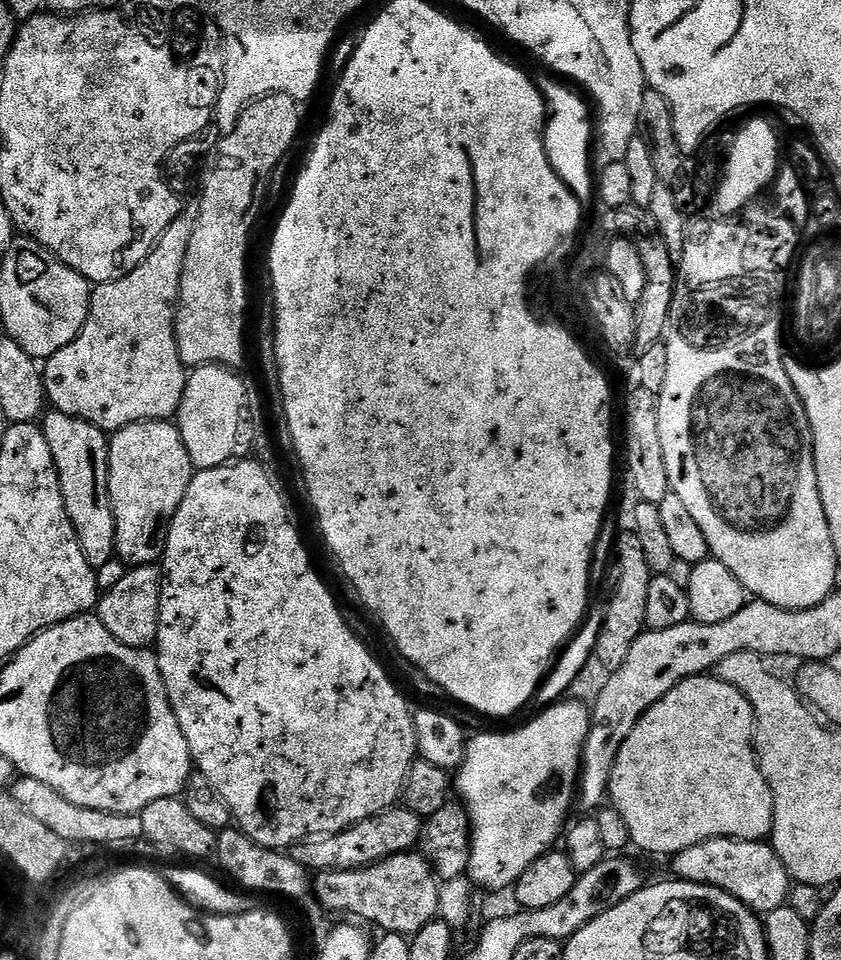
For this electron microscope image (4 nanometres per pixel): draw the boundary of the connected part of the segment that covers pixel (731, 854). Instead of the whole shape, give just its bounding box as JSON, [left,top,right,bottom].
[671,840,794,914]

